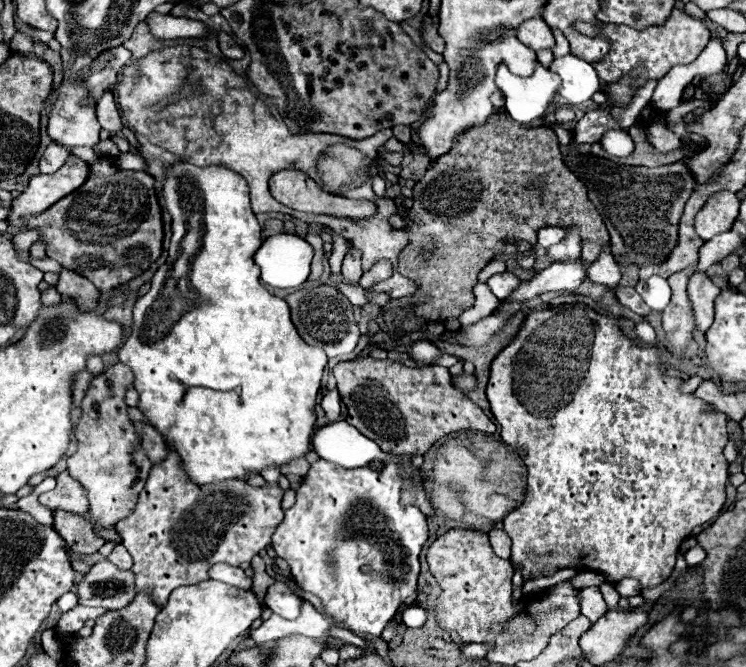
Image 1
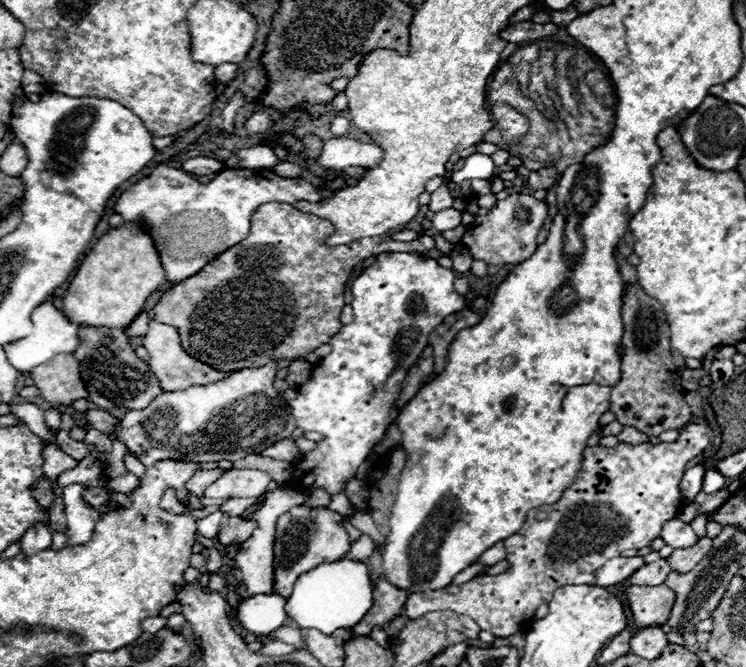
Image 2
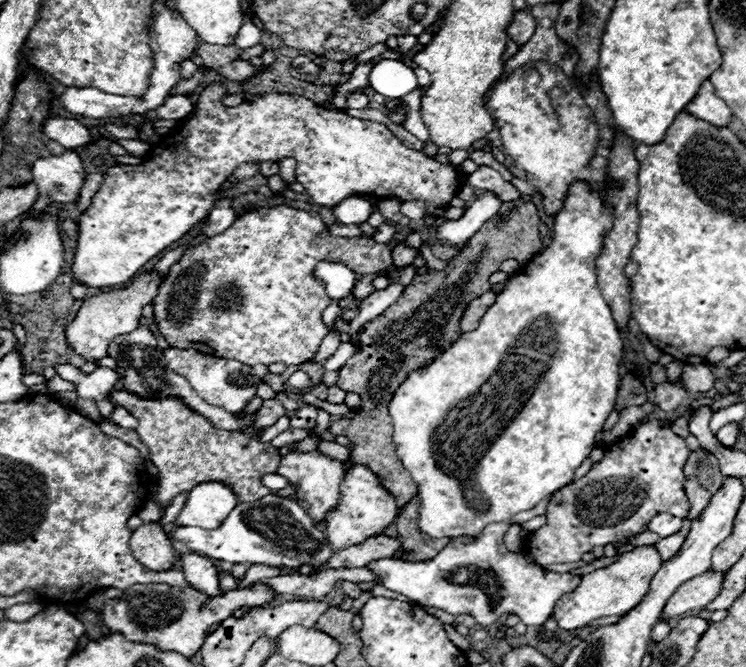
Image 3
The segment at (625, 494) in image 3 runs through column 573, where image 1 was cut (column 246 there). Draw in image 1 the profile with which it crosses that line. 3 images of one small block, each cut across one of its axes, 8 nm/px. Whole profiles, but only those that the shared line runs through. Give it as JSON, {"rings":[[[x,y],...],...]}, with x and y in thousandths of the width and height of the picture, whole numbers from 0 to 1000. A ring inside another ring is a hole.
{"rings":[[[228,678],[220,693],[204,699],[198,723],[185,747],[180,768],[155,786],[155,798],[164,807],[164,819],[169,819],[169,825],[180,840],[174,855],[180,858],[182,891],[196,888],[201,891],[206,906],[220,912],[231,885],[279,870],[282,849],[295,843],[311,849],[335,843],[349,825],[354,825],[362,816],[370,789],[381,777],[381,768],[375,762],[378,744],[381,735],[373,726],[357,726],[351,732],[340,732],[324,720],[303,720],[292,726],[263,729],[247,711],[239,681]]]}

